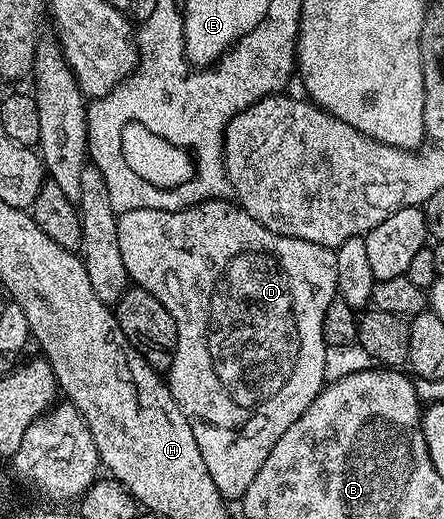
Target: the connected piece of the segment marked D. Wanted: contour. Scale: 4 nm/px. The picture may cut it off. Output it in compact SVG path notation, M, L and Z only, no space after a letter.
M229 199L203 201L188 209L132 209L120 214L117 219L119 231L119 252L123 254L123 263L129 272L129 280L138 289L151 291L163 307L175 319L177 328L177 350L175 359L167 371L167 384L175 403L179 403L179 411L191 423L191 431L195 435L195 443L199 443L199 451L203 455L203 463L207 463L207 471L211 471L211 479L215 479L215 487L219 487L226 502L237 503L244 497L247 487L255 483L255 475L259 475L259 467L271 455L271 447L279 443L283 431L311 407L311 403L321 394L327 382L325 380L325 350L323 339L323 314L337 296L337 263L336 252L330 246L311 243L307 239L295 239L287 235L275 235L275 231L267 231L263 223L251 219L247 211Z

